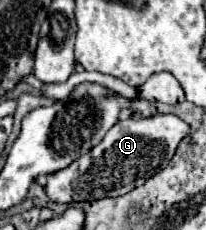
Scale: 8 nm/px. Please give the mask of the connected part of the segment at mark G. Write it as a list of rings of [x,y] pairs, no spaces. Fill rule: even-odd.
[[[155,114],[149,118],[129,116],[125,120],[119,120],[93,150],[79,156],[75,162],[71,162],[71,166],[49,174],[45,192],[53,202],[59,204],[93,202],[107,196],[123,196],[163,170],[173,158],[177,144],[187,134],[189,124],[185,124],[175,114]]]

